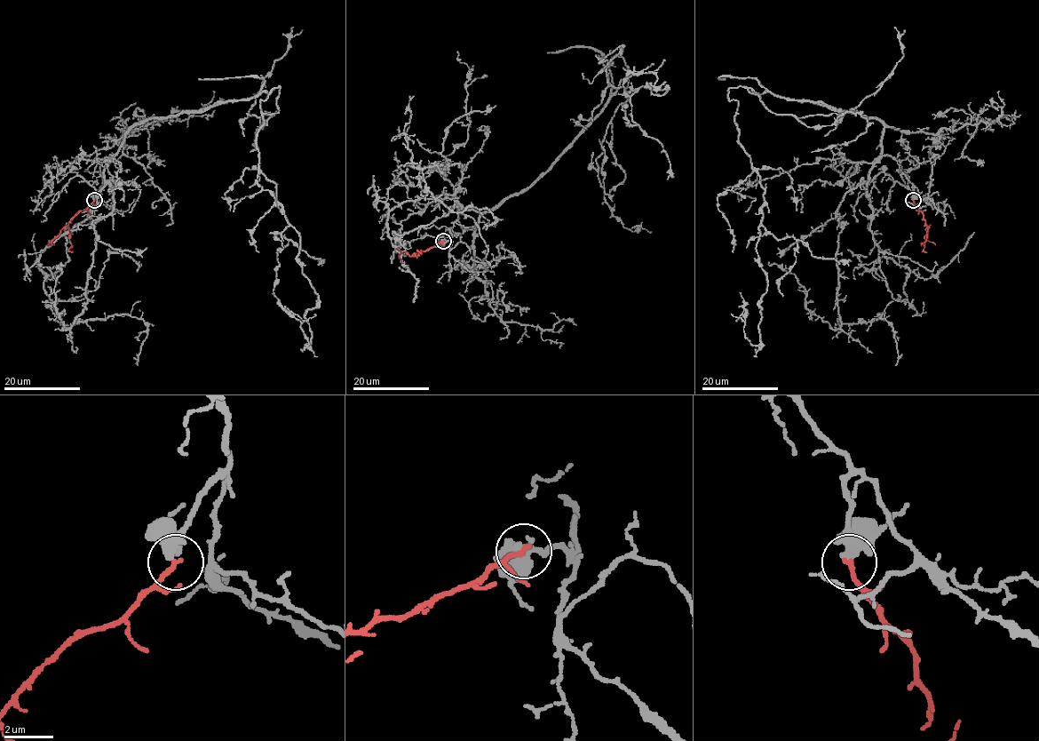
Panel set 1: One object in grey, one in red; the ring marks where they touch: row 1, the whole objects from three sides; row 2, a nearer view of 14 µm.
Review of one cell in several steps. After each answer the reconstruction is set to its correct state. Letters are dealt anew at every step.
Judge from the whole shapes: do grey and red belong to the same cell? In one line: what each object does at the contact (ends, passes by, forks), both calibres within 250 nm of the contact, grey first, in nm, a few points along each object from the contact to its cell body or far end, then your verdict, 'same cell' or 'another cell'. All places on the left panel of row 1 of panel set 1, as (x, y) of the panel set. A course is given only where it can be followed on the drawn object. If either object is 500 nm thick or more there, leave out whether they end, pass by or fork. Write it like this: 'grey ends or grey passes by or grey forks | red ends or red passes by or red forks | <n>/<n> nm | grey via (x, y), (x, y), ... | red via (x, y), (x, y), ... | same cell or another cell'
grey passes by | red ends | 420/200 nm | grey via (94, 200), (100, 164), (133, 126), (280, 86), (260, 100), (256, 143), (318, 295), (307, 345), (273, 292) | red via (94, 200), (51, 241), (54, 244) | same cell

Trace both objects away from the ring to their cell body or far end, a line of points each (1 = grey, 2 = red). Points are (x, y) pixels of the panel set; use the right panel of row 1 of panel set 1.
1: (913, 200), (882, 155), (878, 120), (731, 87), (765, 190), (757, 345), (740, 292)
2: (913, 200), (928, 229), (924, 239), (935, 244)

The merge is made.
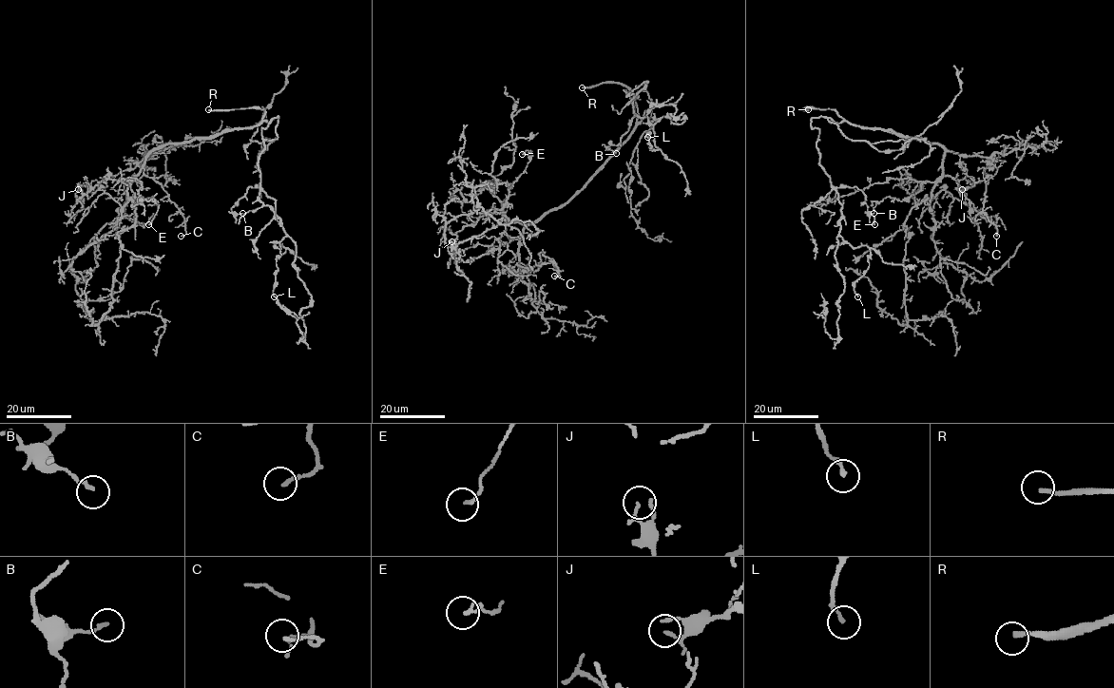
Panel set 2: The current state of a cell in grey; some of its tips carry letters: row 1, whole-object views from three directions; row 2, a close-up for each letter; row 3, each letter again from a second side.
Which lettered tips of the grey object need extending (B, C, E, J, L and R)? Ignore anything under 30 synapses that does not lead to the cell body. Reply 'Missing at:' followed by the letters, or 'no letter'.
Missing at: R

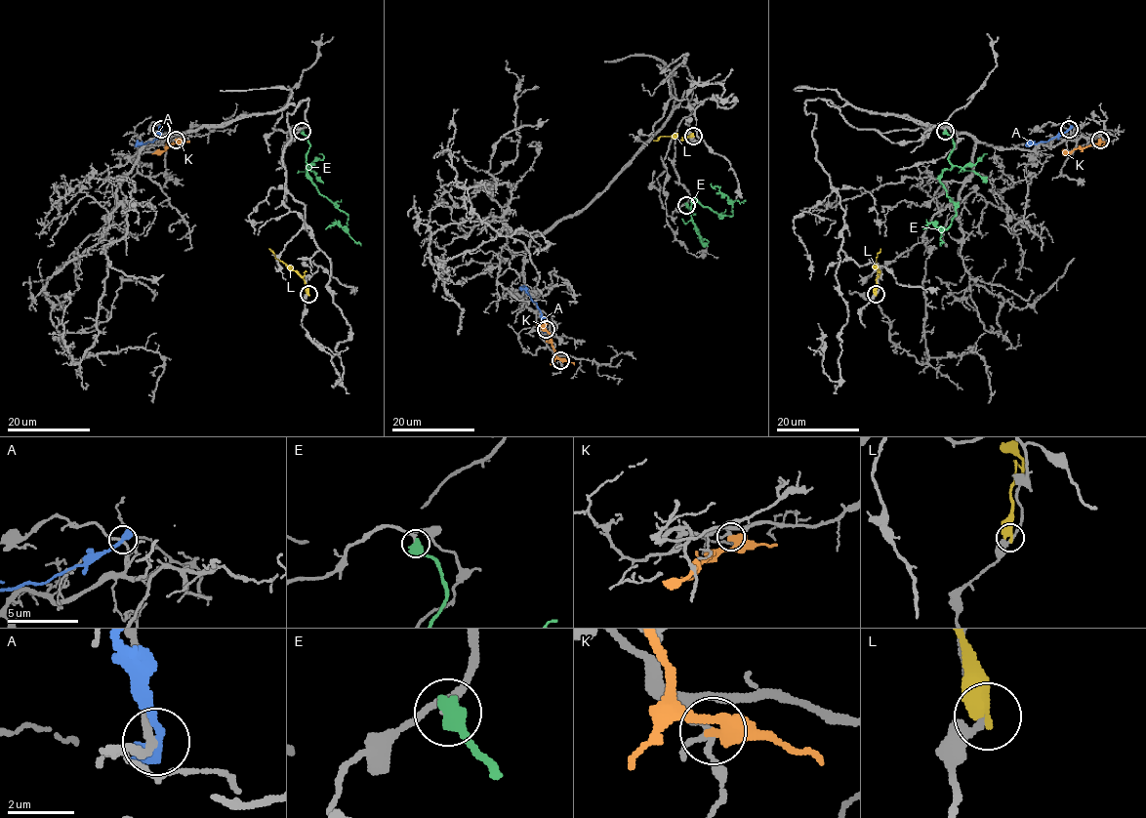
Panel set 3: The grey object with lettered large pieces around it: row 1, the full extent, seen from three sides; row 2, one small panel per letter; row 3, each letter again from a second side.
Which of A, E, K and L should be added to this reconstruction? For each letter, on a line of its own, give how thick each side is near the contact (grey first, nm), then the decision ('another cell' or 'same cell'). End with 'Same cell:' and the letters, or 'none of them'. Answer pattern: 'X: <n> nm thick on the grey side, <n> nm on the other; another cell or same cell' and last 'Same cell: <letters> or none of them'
A: 200 nm thick on the grey side, 440 nm on the other; another cell
E: 110 nm thick on the grey side, 600 nm on the other; same cell
K: 160 nm thick on the grey side, 550 nm on the other; another cell
L: 200 nm thick on the grey side, 500 nm on the other; another cell
Same cell: E

